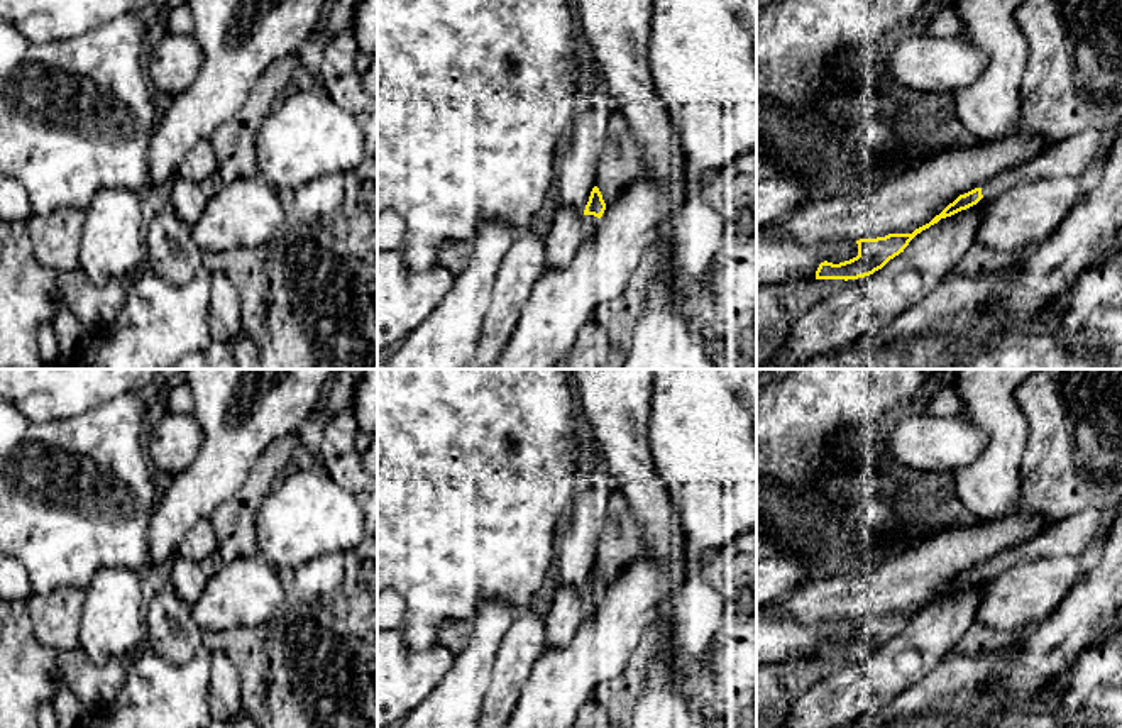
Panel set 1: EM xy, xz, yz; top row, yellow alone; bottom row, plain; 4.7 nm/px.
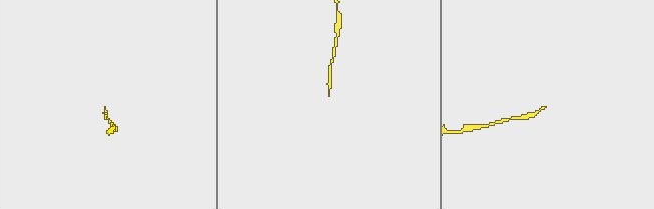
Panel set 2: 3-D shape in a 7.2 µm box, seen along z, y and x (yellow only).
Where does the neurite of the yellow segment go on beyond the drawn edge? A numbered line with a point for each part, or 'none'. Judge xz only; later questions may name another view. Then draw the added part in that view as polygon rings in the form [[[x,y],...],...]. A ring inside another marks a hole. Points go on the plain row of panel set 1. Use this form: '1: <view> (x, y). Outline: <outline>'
1: xz (589, 600). Outline: [[[586,594],[584,596],[584,616],[589,616],[596,611],[596,606],[597,606],[597,596],[594,594]]]

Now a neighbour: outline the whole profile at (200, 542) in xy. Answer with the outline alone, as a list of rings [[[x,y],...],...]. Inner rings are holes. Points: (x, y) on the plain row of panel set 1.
[[[208,518],[200,520],[184,537],[179,554],[201,564],[218,552],[218,540]]]

